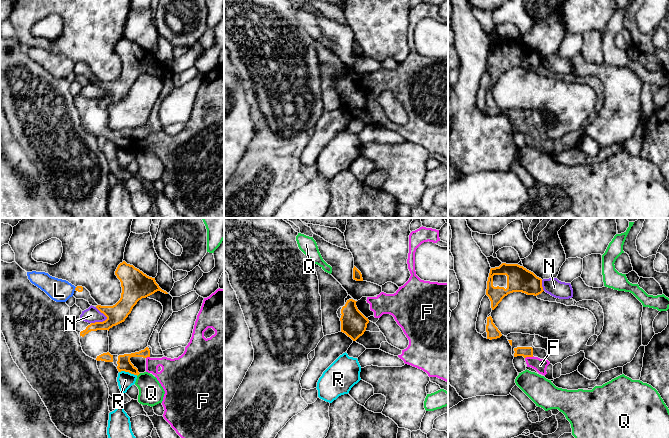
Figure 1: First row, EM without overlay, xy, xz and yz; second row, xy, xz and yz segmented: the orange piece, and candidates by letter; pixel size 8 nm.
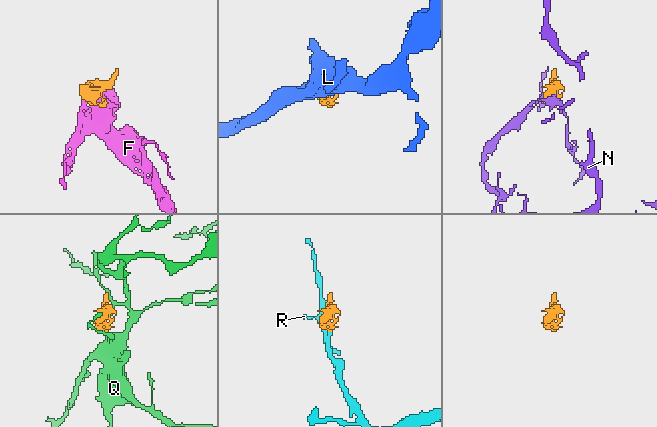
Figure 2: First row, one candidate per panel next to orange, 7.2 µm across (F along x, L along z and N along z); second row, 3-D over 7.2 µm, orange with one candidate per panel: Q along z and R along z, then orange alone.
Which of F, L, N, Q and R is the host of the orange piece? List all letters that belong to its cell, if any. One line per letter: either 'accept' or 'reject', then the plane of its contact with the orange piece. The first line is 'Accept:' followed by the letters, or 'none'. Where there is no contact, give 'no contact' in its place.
Accept: F
F: accept | yz
L: reject | xy
N: reject | xy
Q: reject | xy
R: reject | xy

